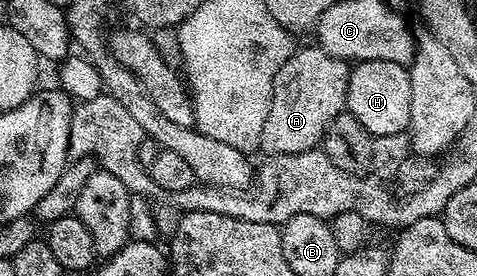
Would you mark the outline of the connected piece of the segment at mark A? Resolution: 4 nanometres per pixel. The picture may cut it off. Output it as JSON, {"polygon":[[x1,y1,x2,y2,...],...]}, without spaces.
{"polygon":[[317,45,298,46,273,79,273,104,267,121,263,125,260,150,266,151,266,156,269,157,298,155,304,151,314,150,324,140,333,118,346,110,345,98,347,97,350,70,350,64,346,60,329,56]]}

